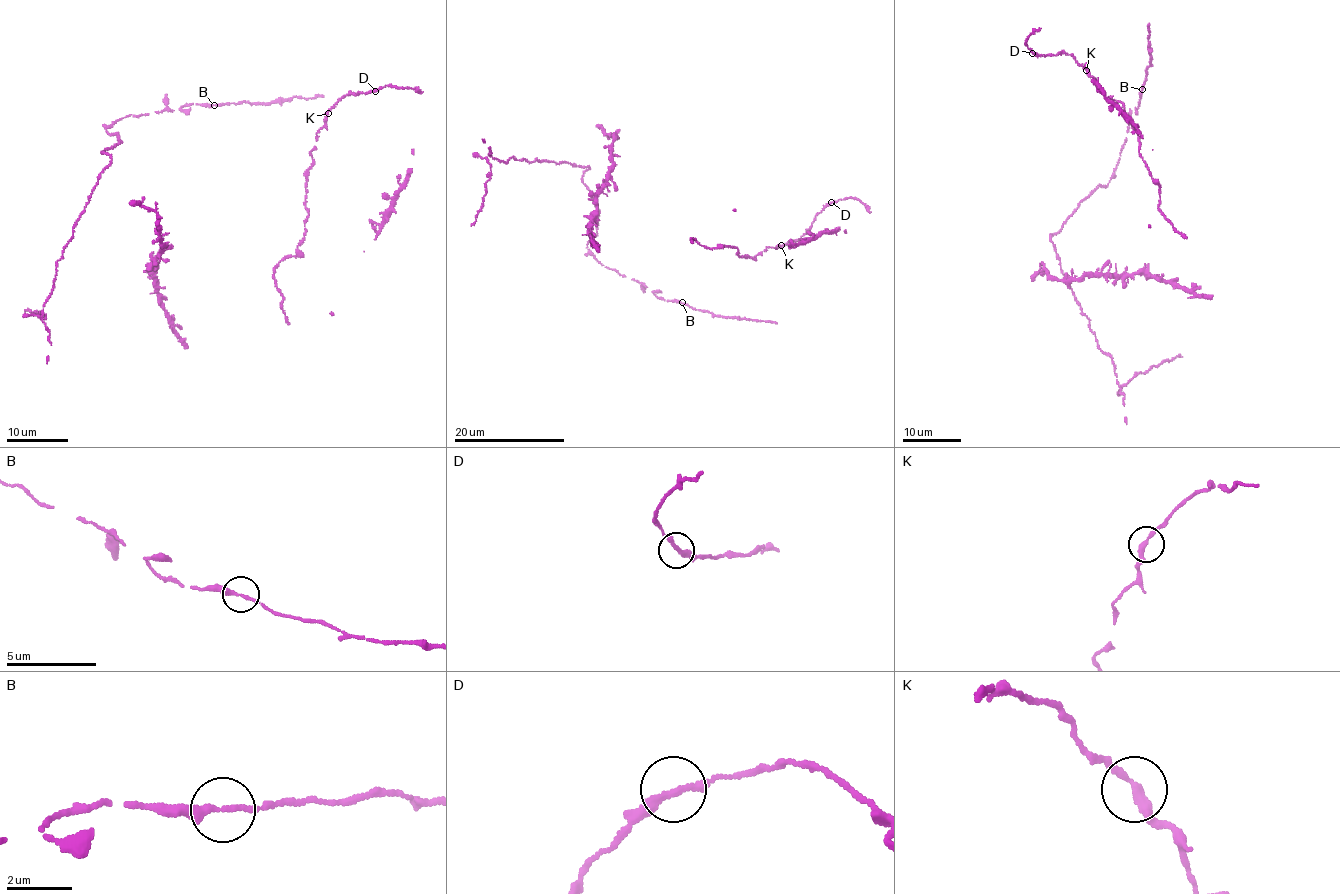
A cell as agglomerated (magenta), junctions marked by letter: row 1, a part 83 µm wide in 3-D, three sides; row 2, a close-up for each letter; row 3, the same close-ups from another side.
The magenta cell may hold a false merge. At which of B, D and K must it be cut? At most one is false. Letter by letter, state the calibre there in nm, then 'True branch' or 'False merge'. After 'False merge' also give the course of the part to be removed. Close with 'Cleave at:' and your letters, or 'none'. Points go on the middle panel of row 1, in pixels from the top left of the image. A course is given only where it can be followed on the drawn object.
B: Thickness 200 nm. True branch
D: Thickness 200 nm. True branch
K: Thickness 260 nm. True branch
Cleave at: none

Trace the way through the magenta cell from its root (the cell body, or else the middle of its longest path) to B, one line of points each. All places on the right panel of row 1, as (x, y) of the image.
B: (1138, 108), (1142, 89)

